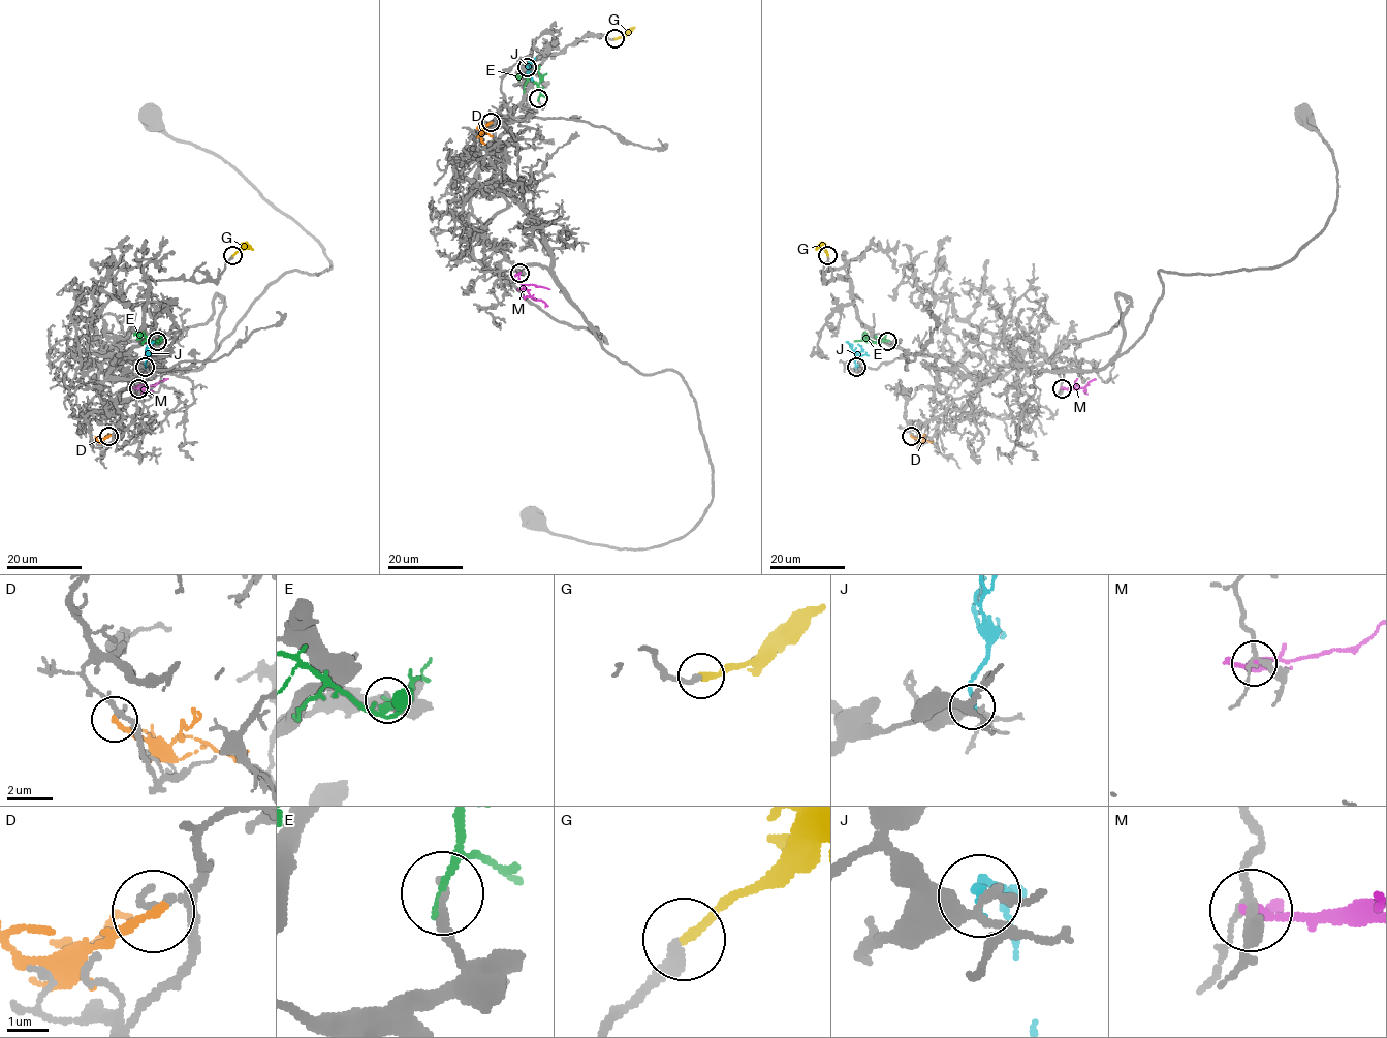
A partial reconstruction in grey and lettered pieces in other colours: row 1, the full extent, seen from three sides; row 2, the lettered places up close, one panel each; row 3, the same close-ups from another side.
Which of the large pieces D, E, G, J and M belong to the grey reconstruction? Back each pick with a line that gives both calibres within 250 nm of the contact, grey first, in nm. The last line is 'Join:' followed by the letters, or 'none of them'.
G: calibres 240 and 240 nm
Join: G

